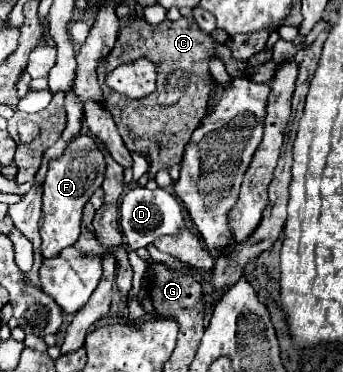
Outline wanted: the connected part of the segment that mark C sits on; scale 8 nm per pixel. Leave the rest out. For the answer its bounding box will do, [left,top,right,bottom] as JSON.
[98,17,214,177]

